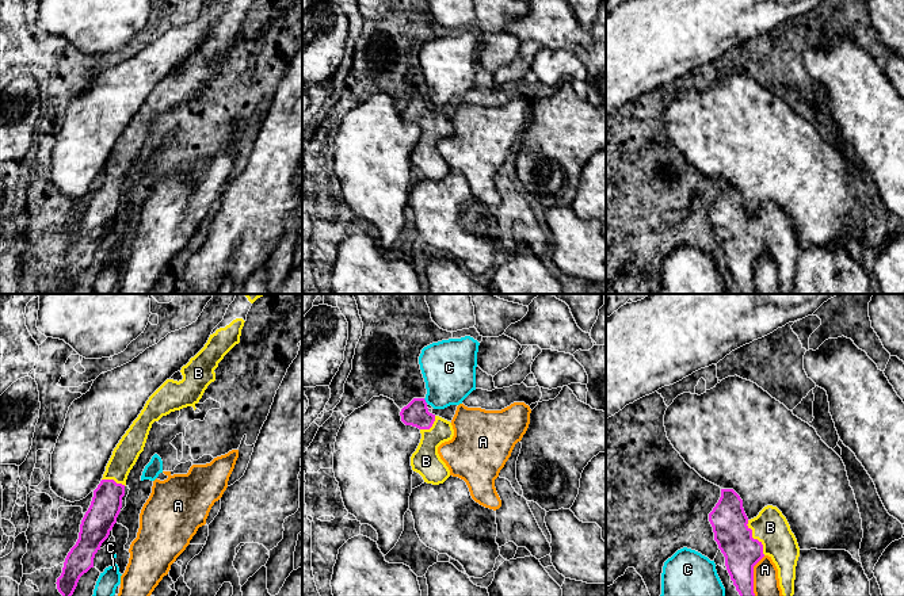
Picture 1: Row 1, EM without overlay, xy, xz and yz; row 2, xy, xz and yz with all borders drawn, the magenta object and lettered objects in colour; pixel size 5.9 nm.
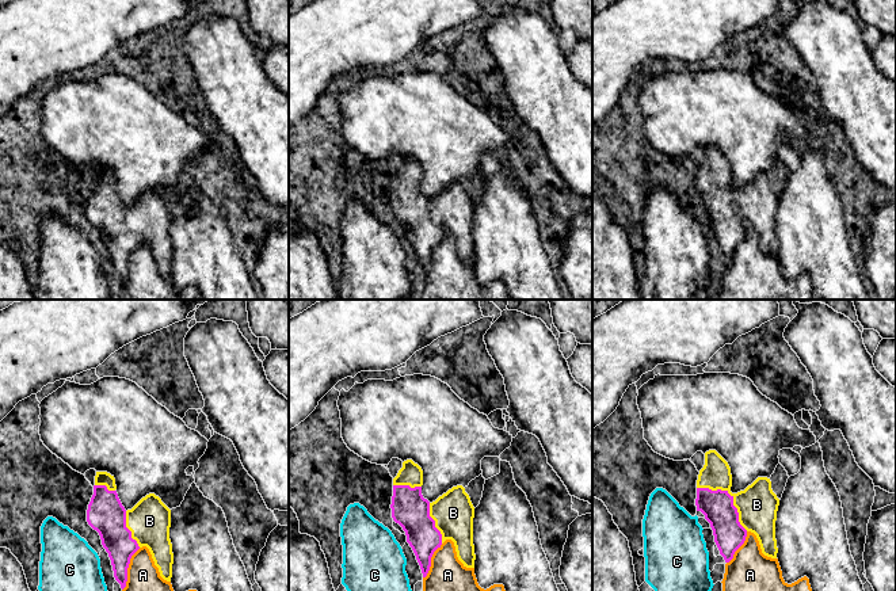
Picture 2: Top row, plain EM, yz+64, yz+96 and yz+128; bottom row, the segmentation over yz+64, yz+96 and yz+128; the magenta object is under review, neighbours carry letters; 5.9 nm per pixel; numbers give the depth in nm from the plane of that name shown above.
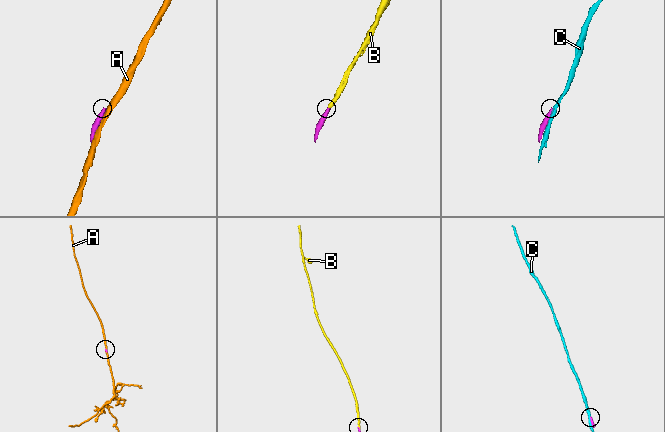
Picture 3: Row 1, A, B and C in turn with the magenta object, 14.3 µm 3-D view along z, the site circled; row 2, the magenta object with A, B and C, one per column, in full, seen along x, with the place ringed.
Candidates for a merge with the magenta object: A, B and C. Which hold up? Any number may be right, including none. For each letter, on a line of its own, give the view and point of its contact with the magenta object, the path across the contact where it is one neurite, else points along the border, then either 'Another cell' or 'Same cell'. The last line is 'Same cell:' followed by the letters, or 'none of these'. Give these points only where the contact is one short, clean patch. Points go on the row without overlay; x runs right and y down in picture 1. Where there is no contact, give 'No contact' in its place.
A: Touches magenta at yz (752, 272). Another cell
B: Touches magenta at yz (752, 235). Same cell
C: Touches magenta at xz (424, 98). Boundary: xz (423, 95), (427, 99). Another cell
Same cell: B

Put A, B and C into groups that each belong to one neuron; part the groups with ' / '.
A / B / C

